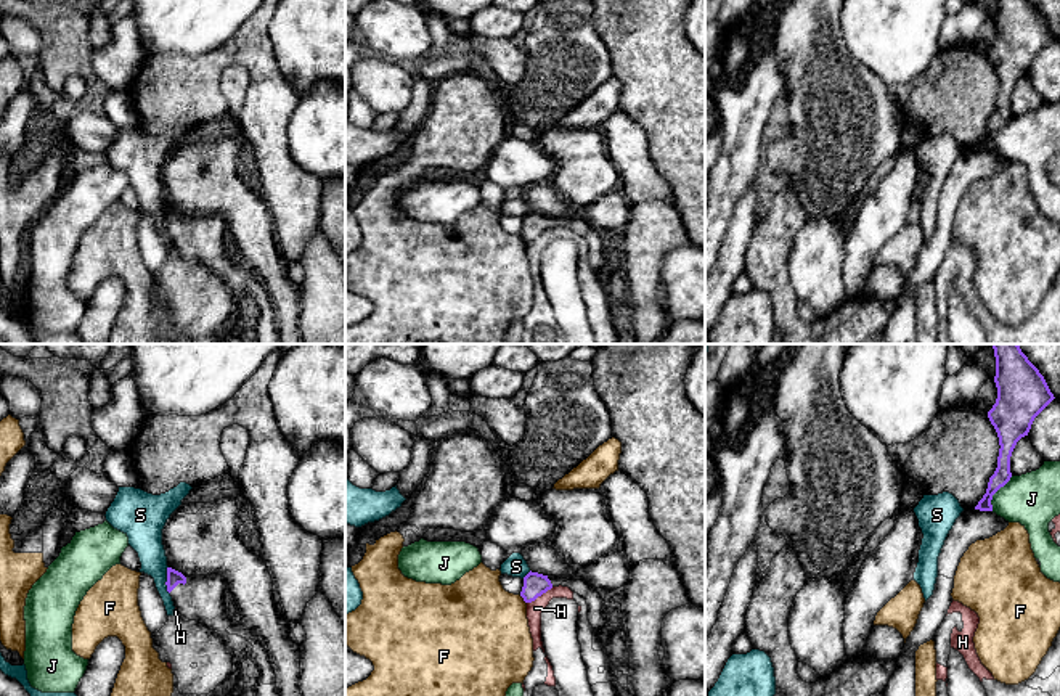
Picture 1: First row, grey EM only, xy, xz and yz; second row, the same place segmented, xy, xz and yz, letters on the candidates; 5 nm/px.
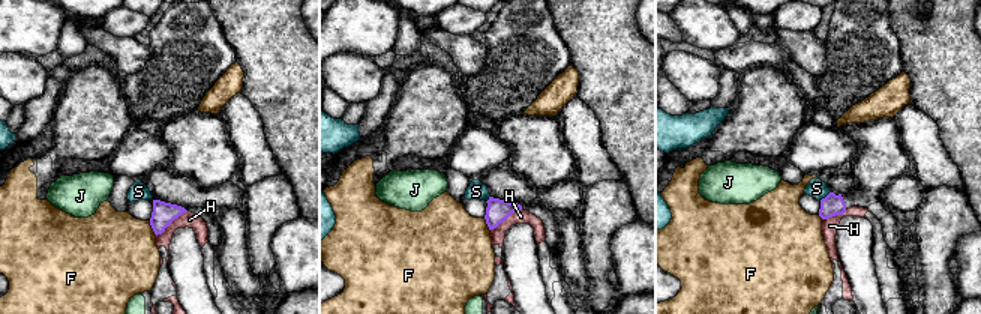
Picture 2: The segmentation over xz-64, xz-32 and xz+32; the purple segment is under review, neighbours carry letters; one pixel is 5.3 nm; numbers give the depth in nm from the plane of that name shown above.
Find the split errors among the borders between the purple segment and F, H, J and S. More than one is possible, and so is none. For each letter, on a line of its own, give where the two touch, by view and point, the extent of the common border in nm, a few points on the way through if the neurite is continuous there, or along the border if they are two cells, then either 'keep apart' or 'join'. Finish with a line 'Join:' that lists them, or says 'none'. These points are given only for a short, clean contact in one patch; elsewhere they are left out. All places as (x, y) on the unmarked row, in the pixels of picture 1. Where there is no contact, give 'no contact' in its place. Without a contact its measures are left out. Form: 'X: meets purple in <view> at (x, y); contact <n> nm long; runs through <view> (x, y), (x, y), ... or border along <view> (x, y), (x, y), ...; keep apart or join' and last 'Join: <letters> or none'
F: meets purple in xz at (524, 240); contact 60 nm long; border along xz (519, 235), (525, 243); keep apart
H: meets purple in xz at (540, 235); contact 160 nm long; border along xz (553, 227), (527, 243); keep apart
J: meets purple in yz at (994, 132); contact 200 nm long; border along yz (1012, 116), (993, 135), (991, 150); keep apart
S: meets purple in xy at (167, 221); contact 140 nm long; keep apart
Join: none

